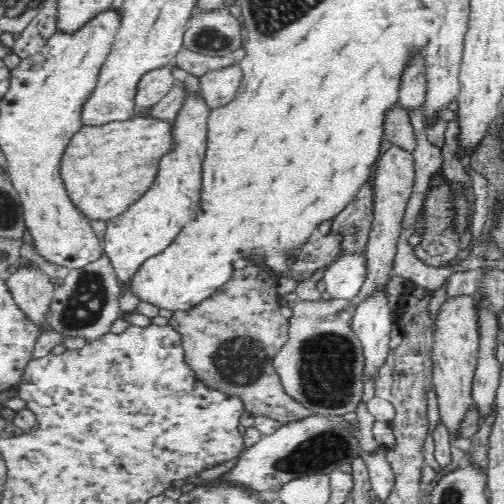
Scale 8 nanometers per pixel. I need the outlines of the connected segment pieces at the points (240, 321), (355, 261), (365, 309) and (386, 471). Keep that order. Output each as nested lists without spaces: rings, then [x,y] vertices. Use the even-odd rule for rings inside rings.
[[[249,263],[249,266],[246,266],[246,268],[234,267],[230,271],[230,274],[231,275],[221,284],[221,287],[215,288],[215,291],[212,291],[207,299],[201,300],[196,306],[194,306],[194,308],[190,308],[190,310],[174,311],[172,316],[168,318],[168,325],[170,325],[180,335],[179,343],[181,344],[181,350],[183,350],[184,363],[186,363],[186,366],[190,366],[192,373],[194,373],[194,378],[204,384],[204,387],[210,389],[210,391],[217,391],[226,395],[238,397],[238,399],[242,401],[242,407],[254,416],[268,416],[268,418],[277,420],[283,425],[300,422],[300,420],[304,420],[304,418],[312,416],[312,409],[302,407],[302,405],[284,393],[282,384],[280,384],[280,379],[278,379],[276,373],[272,371],[272,358],[274,358],[276,352],[278,352],[280,347],[286,342],[288,336],[288,319],[286,319],[280,312],[281,305],[279,302],[281,296],[278,295],[276,291],[279,277],[276,274],[268,272],[267,268],[260,263]]]
[[[344,254],[324,268],[322,282],[328,297],[353,297],[360,288],[365,273],[365,258],[360,254]]]
[[[388,288],[358,304],[351,320],[351,329],[361,344],[364,358],[362,379],[373,380],[390,353],[390,330],[394,324],[392,308],[386,297]]]
[[[382,447],[372,453],[363,453],[362,457],[367,468],[369,487],[376,502],[385,502],[393,489],[394,475],[389,462],[383,457]]]

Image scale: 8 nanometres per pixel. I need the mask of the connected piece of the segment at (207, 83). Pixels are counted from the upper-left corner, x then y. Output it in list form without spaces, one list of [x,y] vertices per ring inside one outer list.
[[[237,65],[206,71],[200,75],[200,90],[209,108],[216,108],[231,101],[241,83],[241,70]]]

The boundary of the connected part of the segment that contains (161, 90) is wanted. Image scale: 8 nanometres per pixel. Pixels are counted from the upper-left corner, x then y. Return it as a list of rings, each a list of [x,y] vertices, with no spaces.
[[[168,66],[144,71],[137,80],[133,104],[138,108],[155,105],[174,86],[174,77]]]

